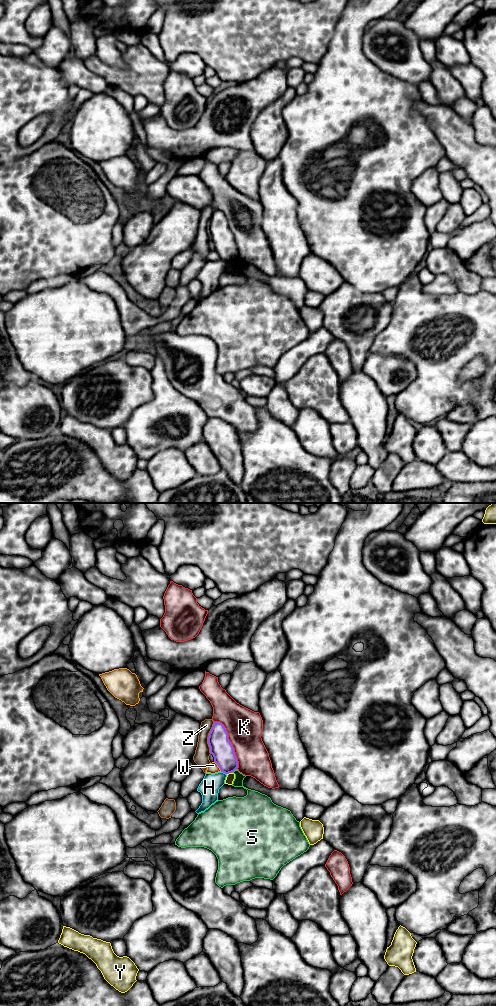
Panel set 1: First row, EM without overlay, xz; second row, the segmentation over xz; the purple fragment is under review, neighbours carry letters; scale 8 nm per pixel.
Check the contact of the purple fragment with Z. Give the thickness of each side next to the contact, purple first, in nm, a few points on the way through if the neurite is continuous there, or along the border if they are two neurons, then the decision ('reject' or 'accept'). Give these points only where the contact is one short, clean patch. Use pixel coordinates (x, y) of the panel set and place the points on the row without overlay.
180 nm thick on the purple side, 130 nm on the other; border along xz (214, 210), (208, 225), (210, 241); reject

